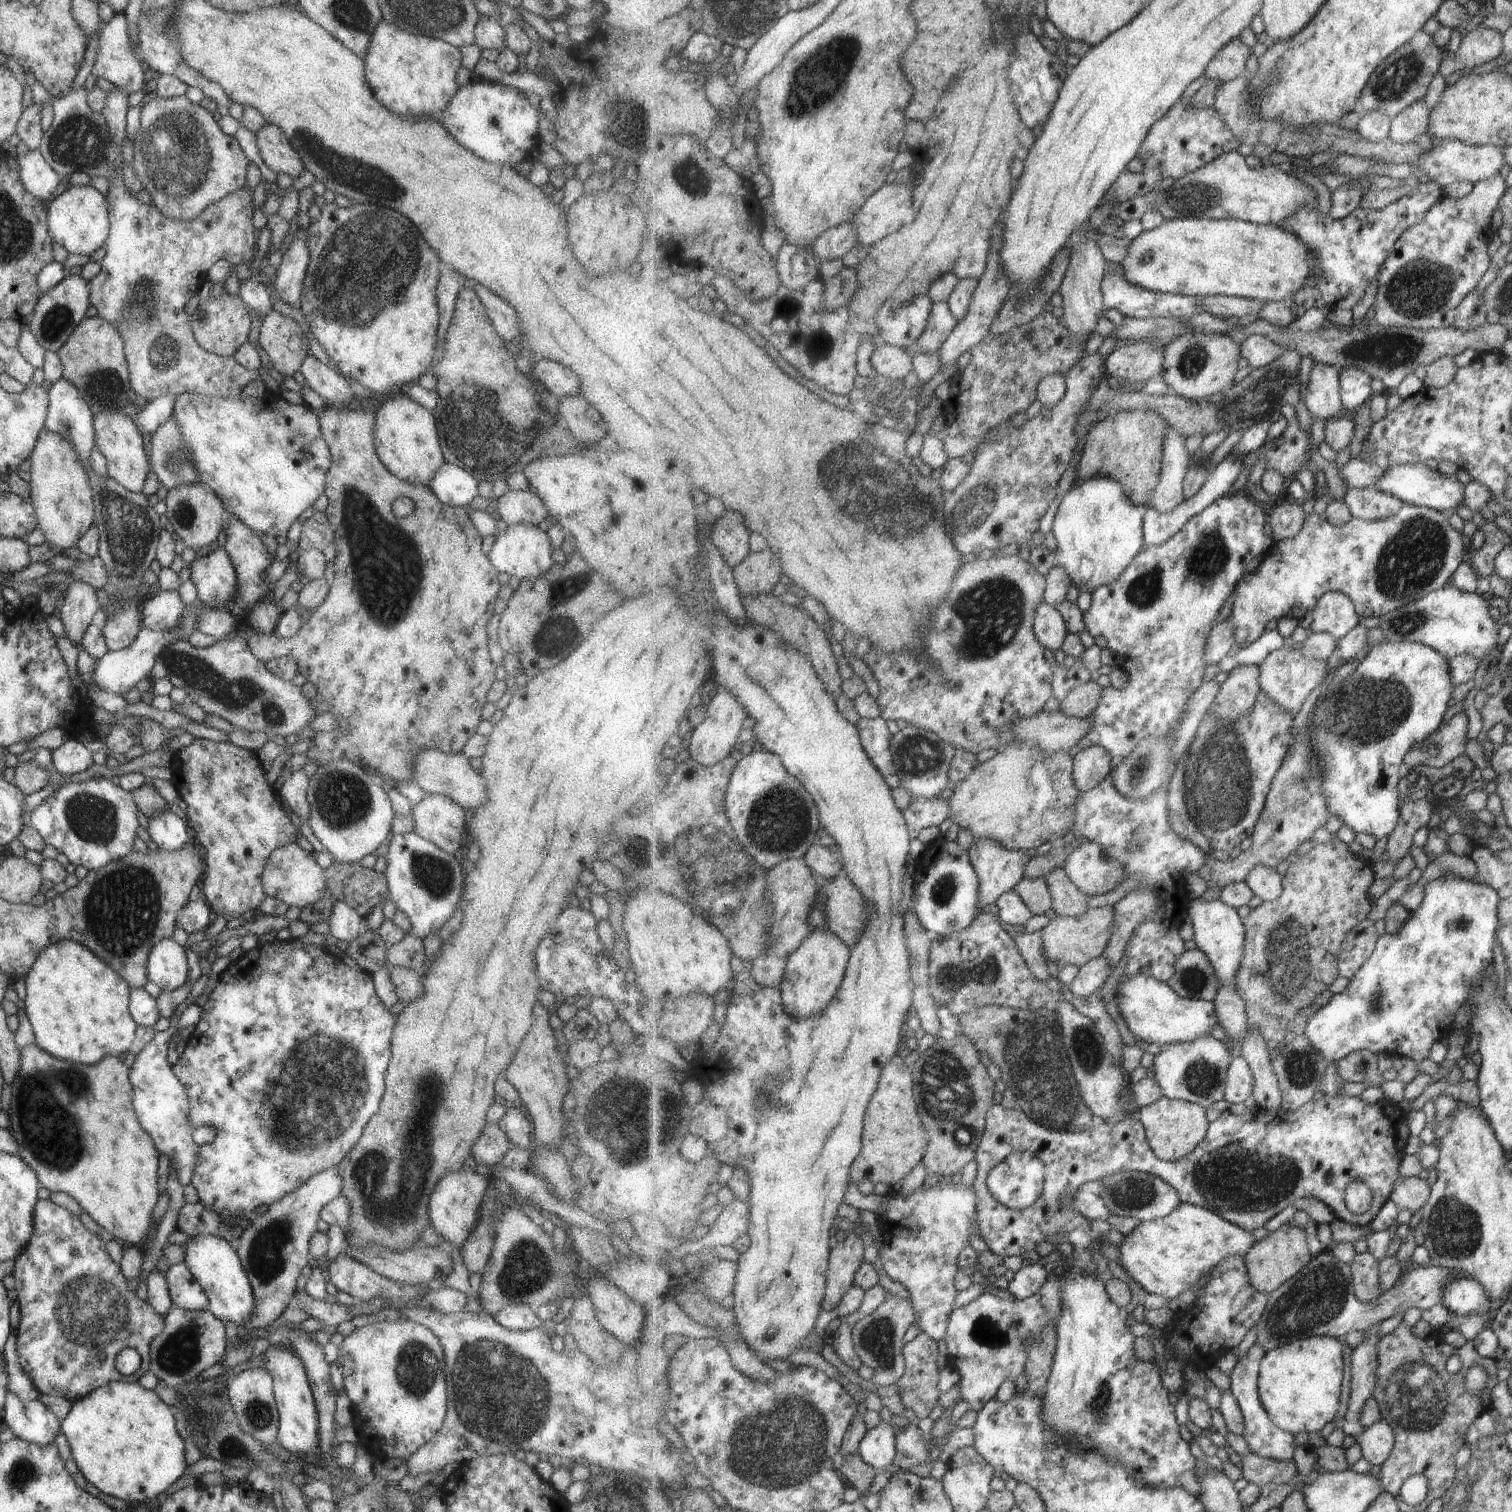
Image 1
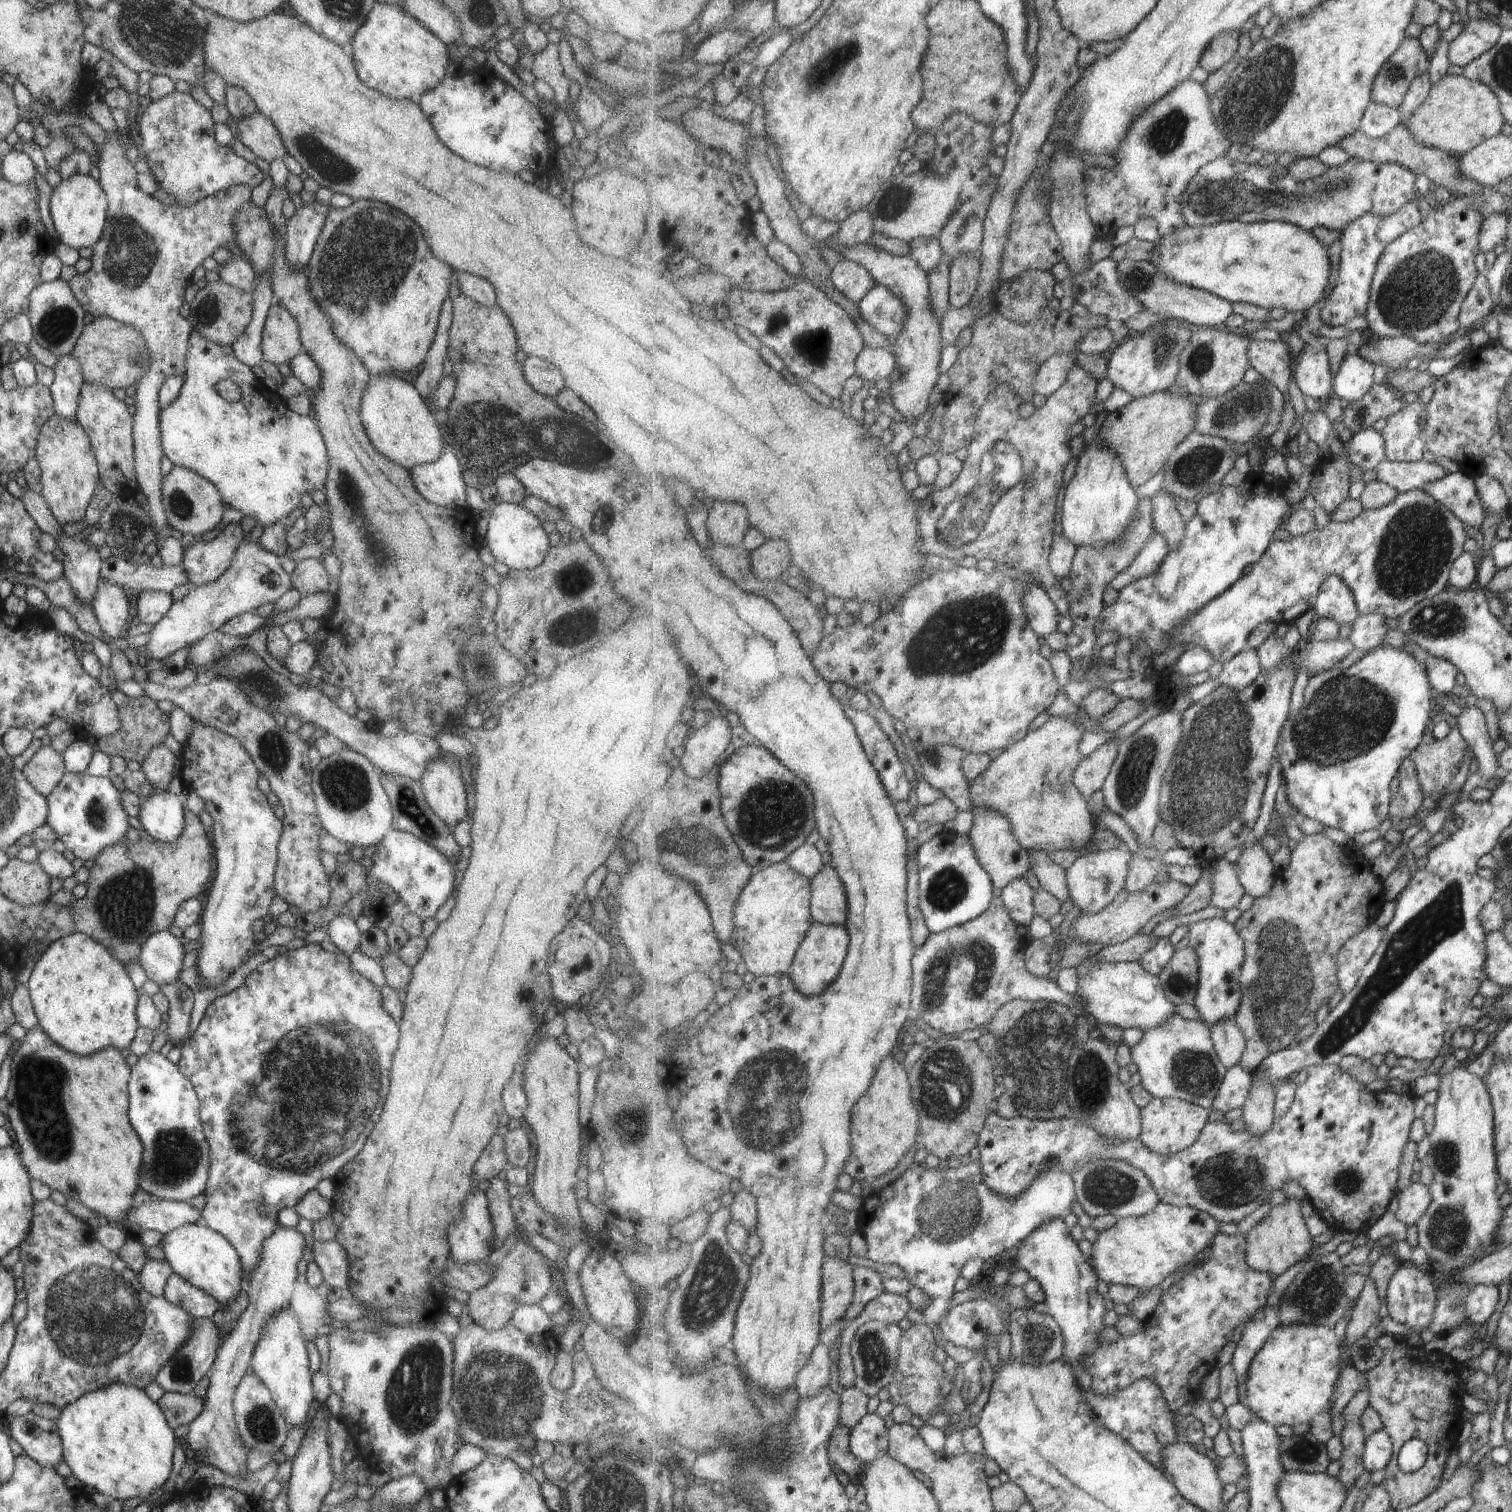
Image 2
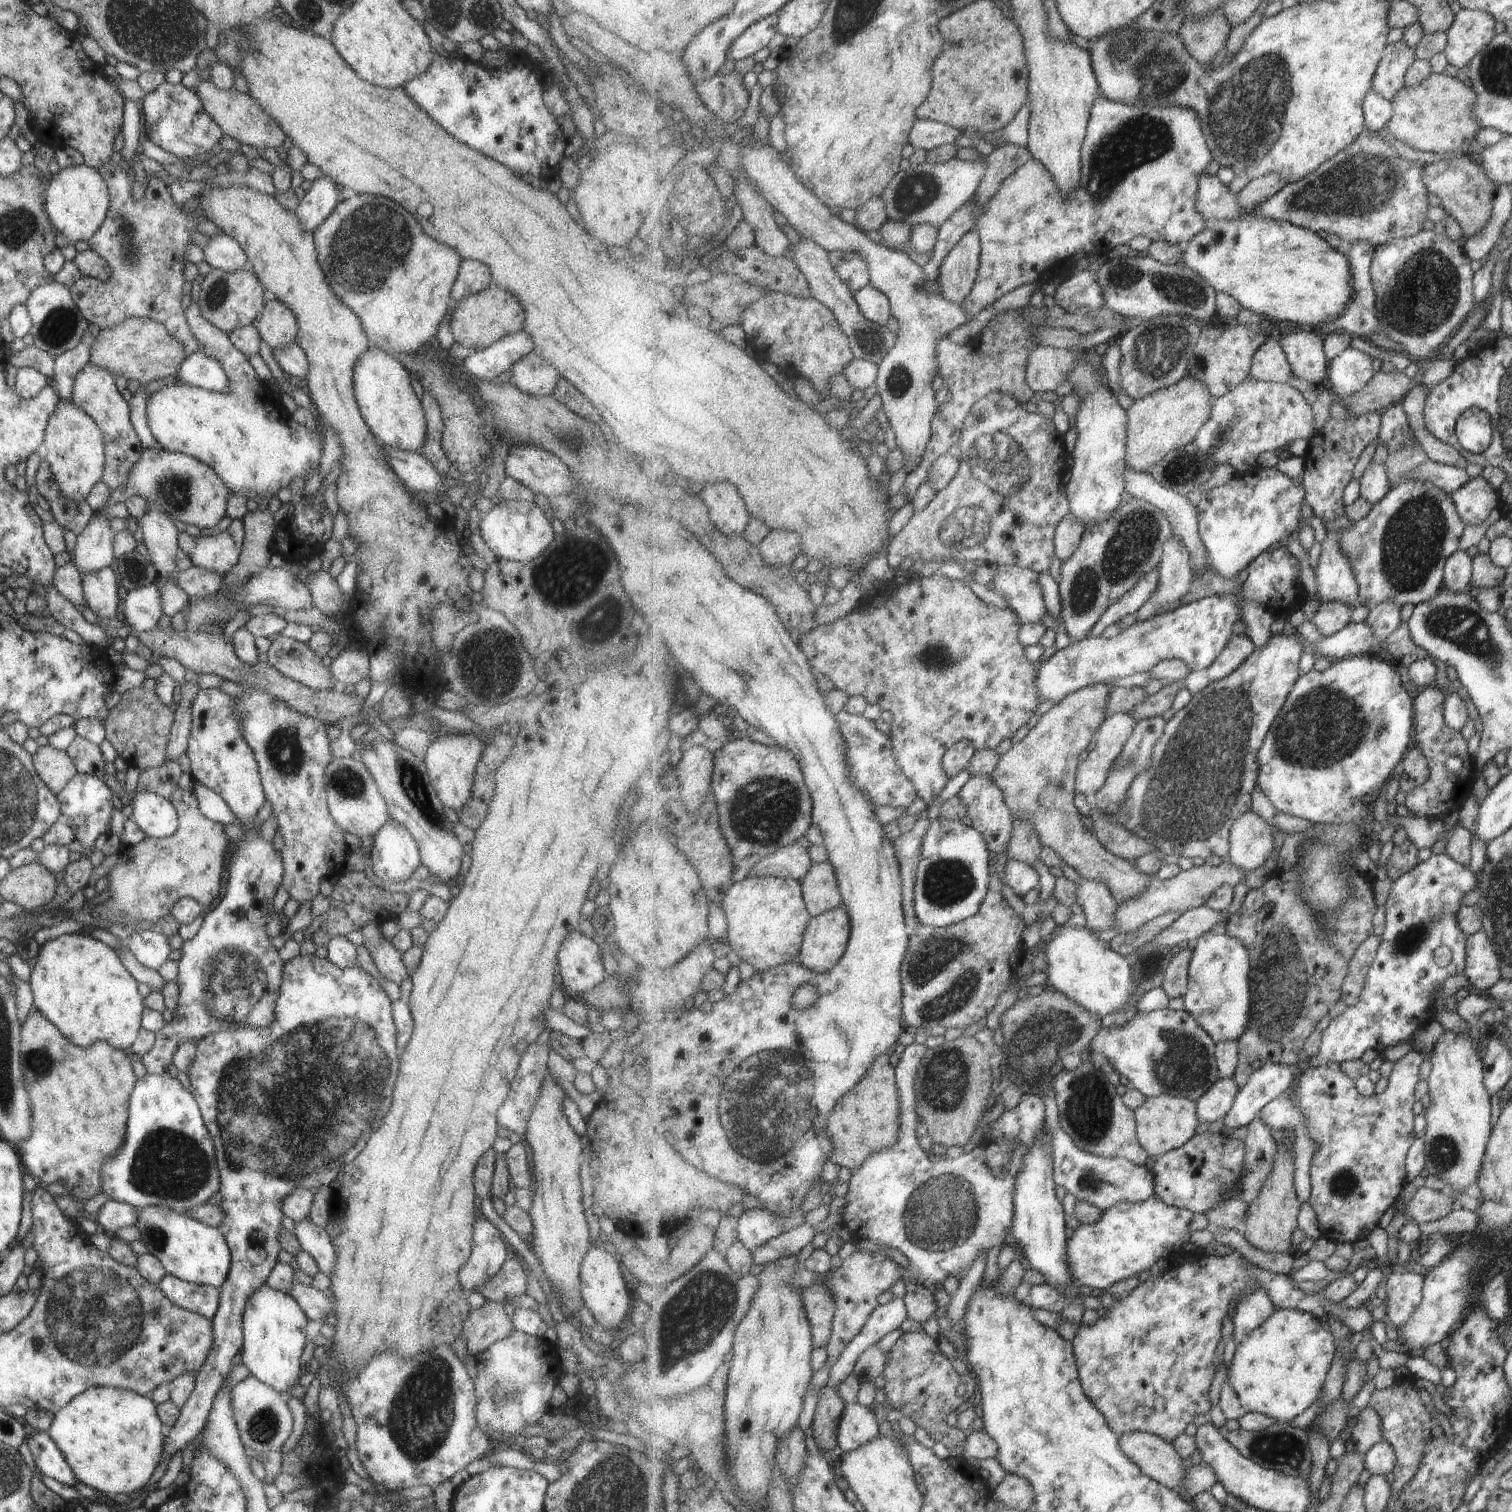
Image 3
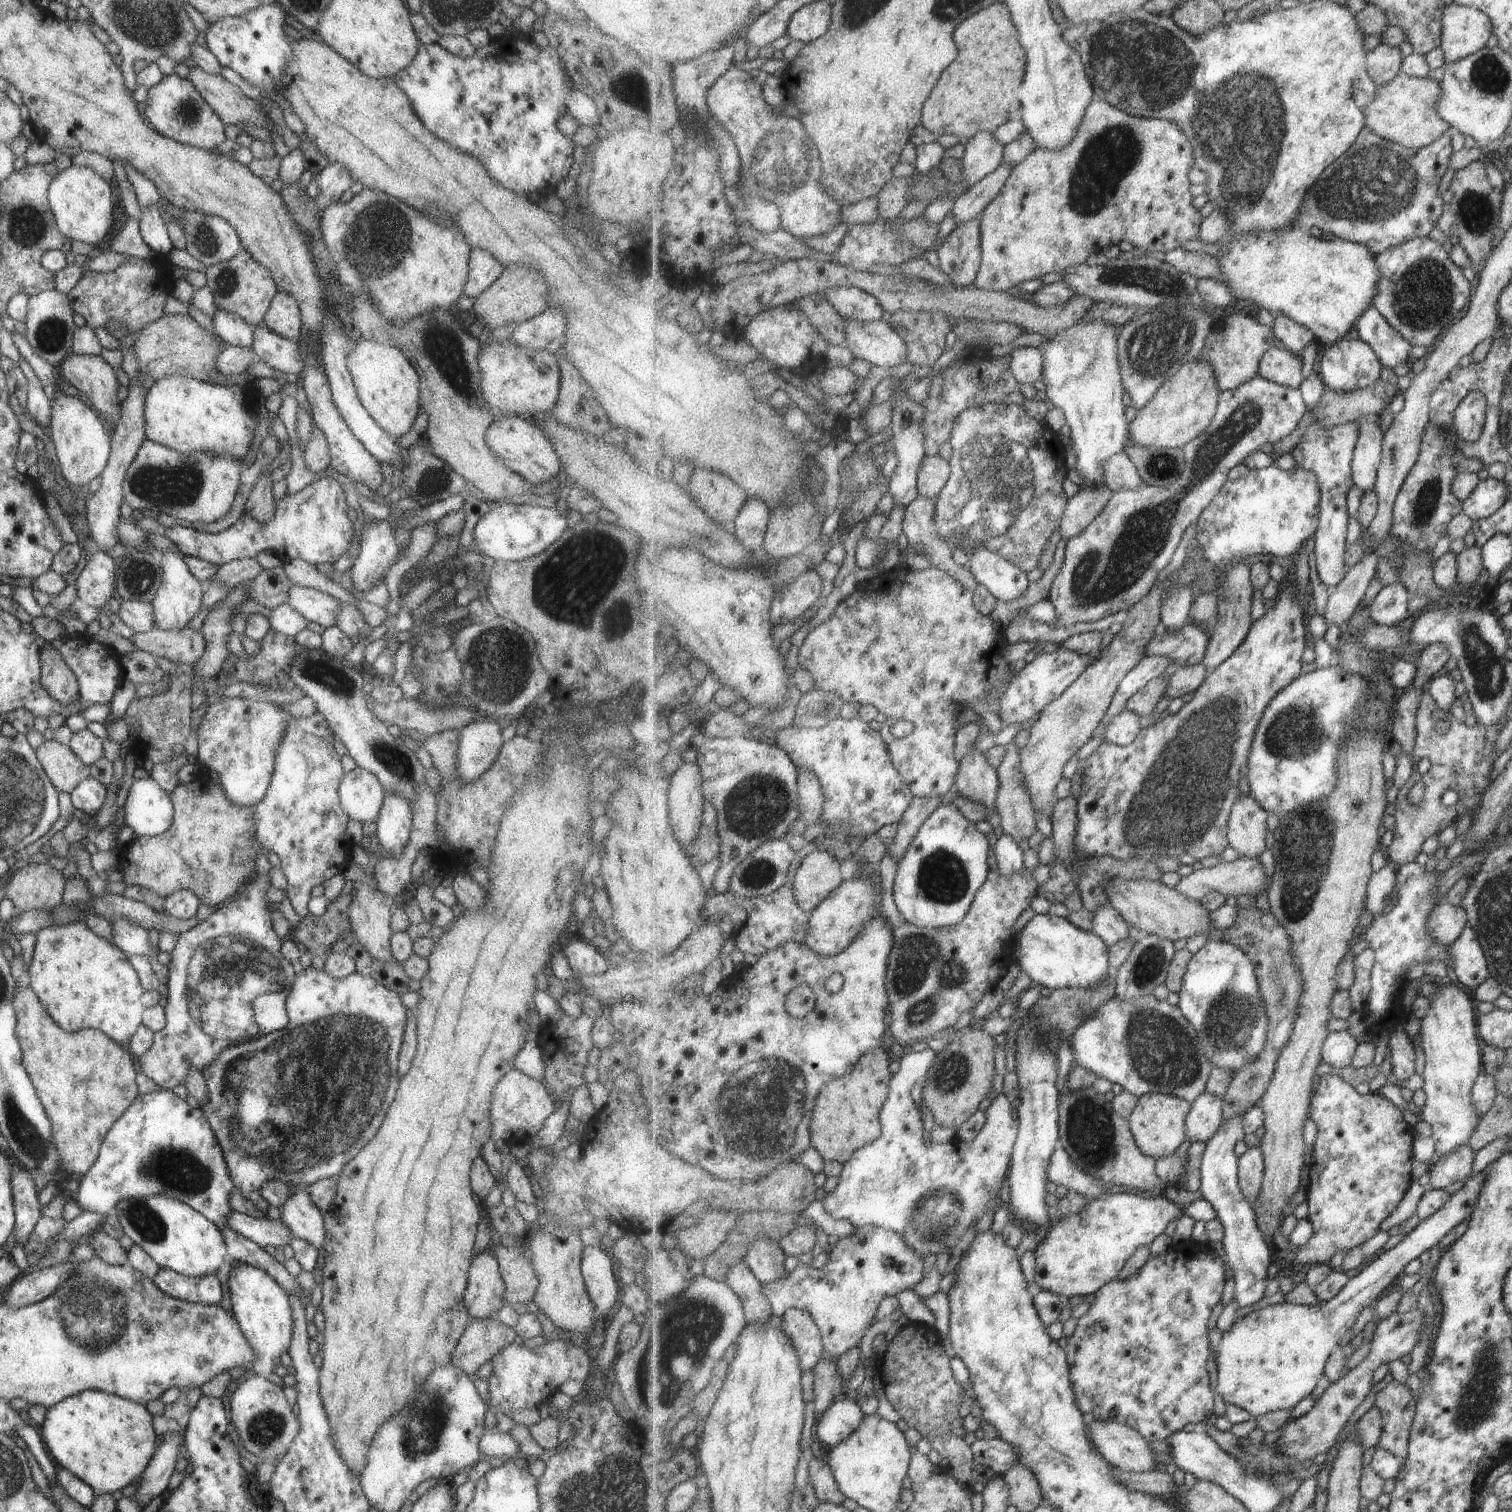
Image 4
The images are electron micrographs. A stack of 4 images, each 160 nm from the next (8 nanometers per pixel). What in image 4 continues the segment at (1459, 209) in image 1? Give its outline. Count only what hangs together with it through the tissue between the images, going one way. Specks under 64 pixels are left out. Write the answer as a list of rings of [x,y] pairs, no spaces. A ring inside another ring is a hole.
[[[1417,238],[1379,254],[1377,266],[1381,280],[1373,300],[1386,318],[1411,346],[1432,350],[1438,342],[1439,330],[1457,321],[1457,312],[1467,306],[1471,286],[1461,270],[1449,260],[1439,243],[1431,238]]]

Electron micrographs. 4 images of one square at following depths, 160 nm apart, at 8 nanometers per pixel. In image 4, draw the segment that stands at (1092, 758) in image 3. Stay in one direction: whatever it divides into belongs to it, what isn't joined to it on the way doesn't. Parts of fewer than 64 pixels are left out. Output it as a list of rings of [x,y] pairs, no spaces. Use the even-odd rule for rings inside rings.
[[[1130,711],[1119,712],[1105,728],[1103,739],[1113,746],[1132,744],[1142,732],[1144,718]]]

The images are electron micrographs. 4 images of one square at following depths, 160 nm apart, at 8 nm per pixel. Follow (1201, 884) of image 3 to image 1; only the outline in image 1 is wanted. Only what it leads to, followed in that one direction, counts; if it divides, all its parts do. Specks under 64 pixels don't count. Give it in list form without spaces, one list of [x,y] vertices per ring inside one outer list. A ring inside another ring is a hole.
[[[1112,906],[1091,908],[1087,914],[1083,914],[1083,918],[1058,916],[1049,921],[1041,931],[1044,954],[1048,962],[1057,964],[1058,969],[1065,968],[1065,966],[1081,968],[1091,960],[1099,958],[1109,946],[1109,940],[1115,932],[1115,922],[1117,920],[1115,920],[1115,910]]]

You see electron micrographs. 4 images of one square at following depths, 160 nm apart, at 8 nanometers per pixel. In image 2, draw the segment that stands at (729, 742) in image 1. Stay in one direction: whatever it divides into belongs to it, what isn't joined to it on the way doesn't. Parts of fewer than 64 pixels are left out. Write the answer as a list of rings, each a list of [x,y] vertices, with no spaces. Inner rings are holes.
[[[713,717],[702,729],[692,731],[677,755],[676,764],[694,779],[702,779],[725,759],[731,742],[731,726],[726,717]]]

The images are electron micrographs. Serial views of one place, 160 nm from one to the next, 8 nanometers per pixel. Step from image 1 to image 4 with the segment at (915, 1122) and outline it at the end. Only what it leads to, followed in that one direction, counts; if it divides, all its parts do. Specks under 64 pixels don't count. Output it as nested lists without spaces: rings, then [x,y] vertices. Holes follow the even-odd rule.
[[[884,1047],[867,1052],[855,1070],[843,1078],[831,1080],[817,1098],[813,1118],[811,1120],[811,1138],[813,1138],[813,1147],[825,1161],[836,1161],[841,1164],[847,1164],[863,1146],[879,1140],[883,1136],[883,1126],[881,1123],[881,1112],[890,1096],[891,1070],[889,1064],[894,1057],[889,1050]]]

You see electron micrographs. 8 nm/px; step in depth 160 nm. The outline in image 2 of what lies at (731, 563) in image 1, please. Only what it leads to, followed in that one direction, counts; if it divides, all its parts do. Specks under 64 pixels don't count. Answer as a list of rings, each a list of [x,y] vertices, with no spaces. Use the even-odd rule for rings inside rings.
[[[715,502],[709,513],[709,530],[712,540],[730,547],[743,546],[749,530],[749,514],[743,504]]]

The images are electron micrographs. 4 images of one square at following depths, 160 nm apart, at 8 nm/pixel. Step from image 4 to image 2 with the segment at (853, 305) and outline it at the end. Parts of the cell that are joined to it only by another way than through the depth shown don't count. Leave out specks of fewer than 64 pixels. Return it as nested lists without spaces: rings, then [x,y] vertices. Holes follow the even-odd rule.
[[[875,285],[858,304],[861,316],[885,336],[902,331],[908,308],[900,297],[883,285]]]

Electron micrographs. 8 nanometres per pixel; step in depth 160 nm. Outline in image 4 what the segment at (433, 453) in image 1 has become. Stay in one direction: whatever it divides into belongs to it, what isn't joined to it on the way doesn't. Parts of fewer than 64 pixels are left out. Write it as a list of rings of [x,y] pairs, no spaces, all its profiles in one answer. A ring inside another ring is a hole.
[[[358,336],[346,358],[359,403],[375,425],[391,438],[406,434],[419,410],[419,378],[405,356],[391,345]]]

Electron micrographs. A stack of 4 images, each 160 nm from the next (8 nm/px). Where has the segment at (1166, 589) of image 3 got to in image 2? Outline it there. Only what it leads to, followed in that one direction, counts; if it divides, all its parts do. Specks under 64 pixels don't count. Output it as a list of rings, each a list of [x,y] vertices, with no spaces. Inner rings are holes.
[[[1162,488],[1151,498],[1155,509],[1156,530],[1165,537],[1170,552],[1181,548],[1186,535],[1186,523],[1176,507],[1175,496],[1167,489]]]

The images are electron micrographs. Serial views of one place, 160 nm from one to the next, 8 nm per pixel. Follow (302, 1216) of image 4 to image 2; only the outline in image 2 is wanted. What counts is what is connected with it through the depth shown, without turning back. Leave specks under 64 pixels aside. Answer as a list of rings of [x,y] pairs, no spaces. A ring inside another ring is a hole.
[[[333,1238],[326,1241],[309,1240],[308,1245],[312,1251],[313,1262],[319,1267],[322,1274],[322,1283],[329,1285],[333,1290],[340,1288],[346,1293],[348,1288],[348,1258],[344,1248]]]

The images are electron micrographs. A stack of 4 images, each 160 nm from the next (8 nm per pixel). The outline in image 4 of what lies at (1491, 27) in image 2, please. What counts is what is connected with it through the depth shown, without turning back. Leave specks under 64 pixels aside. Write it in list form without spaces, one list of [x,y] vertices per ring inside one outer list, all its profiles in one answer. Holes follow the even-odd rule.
[[[1457,4],[1443,8],[1442,34],[1439,44],[1444,63],[1466,59],[1485,46],[1491,28],[1485,13]]]

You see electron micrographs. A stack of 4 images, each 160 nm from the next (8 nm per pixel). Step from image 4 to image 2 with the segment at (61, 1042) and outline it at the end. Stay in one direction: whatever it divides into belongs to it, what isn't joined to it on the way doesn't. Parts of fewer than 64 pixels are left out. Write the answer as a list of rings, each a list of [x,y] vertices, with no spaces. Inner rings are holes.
[[[37,1026],[30,1028],[17,1044],[10,1063],[10,1081],[4,1097],[7,1102],[6,1118],[9,1121],[11,1130],[13,1130],[13,1136],[15,1136],[14,1147],[18,1151],[21,1164],[26,1168],[29,1178],[40,1180],[43,1184],[46,1184],[51,1191],[58,1190],[66,1199],[73,1199],[80,1202],[83,1206],[95,1211],[102,1221],[111,1223],[117,1222],[121,1227],[127,1226],[127,1229],[128,1223],[124,1218],[124,1214],[133,1207],[131,1203],[132,1194],[138,1188],[138,1168],[142,1153],[142,1144],[127,1118],[129,1075],[130,1066],[125,1063],[121,1051],[115,1047],[105,1047],[92,1052],[90,1055],[79,1056],[55,1044],[47,1036],[47,1033],[43,1032],[43,1029]]]

